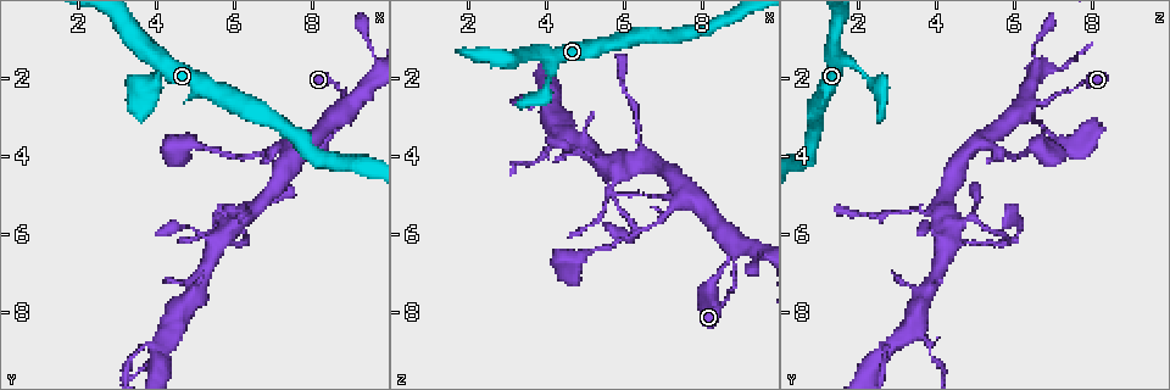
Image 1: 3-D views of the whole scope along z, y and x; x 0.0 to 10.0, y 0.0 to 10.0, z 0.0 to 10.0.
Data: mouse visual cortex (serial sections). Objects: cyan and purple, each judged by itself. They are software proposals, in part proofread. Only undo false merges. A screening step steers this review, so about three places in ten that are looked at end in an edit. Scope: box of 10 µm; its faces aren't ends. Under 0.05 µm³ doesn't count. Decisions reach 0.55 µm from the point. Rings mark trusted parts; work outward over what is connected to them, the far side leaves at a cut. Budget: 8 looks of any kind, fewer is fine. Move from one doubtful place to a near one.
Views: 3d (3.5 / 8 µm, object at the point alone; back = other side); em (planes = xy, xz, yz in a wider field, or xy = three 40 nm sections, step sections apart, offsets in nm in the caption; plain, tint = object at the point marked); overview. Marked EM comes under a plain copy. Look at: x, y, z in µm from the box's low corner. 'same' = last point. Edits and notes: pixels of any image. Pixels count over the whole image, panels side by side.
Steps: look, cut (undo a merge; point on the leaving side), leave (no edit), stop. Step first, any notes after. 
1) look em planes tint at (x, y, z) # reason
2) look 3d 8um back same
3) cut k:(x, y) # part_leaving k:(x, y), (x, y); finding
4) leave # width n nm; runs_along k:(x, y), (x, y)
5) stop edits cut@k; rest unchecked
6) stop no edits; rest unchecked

look 3d 3.5um at (8.80, 2.55, 6.35) # abrupt turn

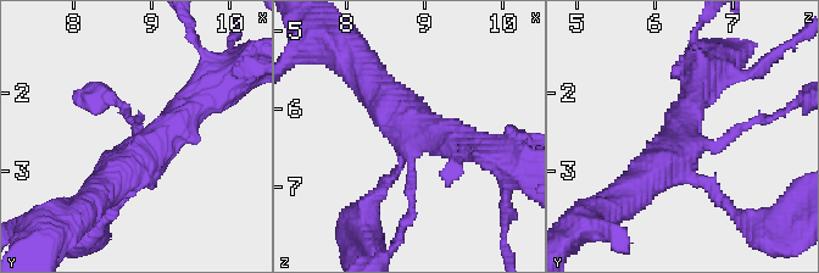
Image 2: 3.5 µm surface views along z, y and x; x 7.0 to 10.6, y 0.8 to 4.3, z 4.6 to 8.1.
look em xy step 3 tint at (8.90, 2.65, 6.40) # arms 4; arm_widths 100, 100, 400, 600 nm

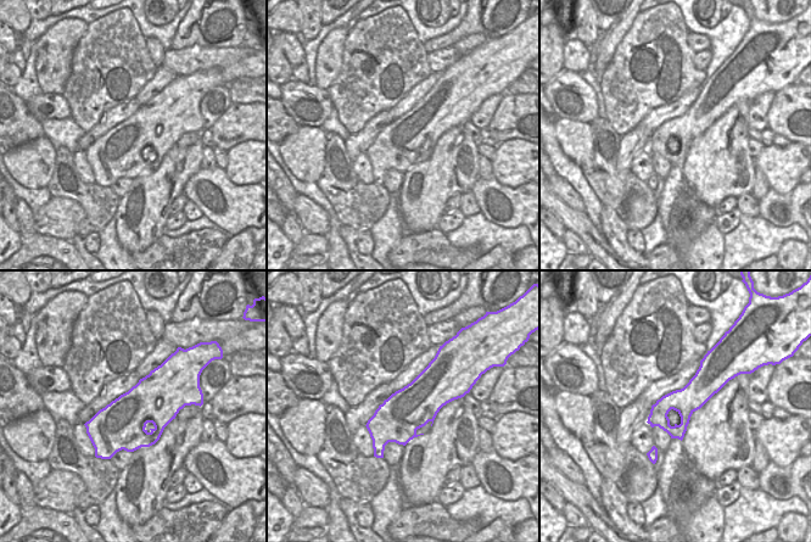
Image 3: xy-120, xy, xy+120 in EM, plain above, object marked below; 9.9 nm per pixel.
leave # runs_along 2:(762, 118), (725, 141), (687, 141), (634, 190); one cell here

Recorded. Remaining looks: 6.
look 3d 3.5um at (6.25, 5.40, 3.10) # a narrow waist

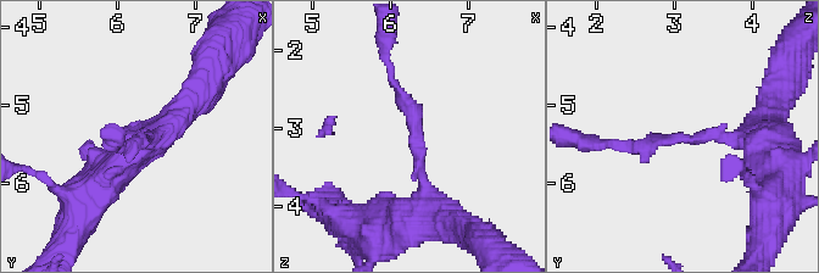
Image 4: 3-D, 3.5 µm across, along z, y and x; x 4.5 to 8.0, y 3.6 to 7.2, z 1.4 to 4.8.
look em xy step 2 tint at (6.30, 5.40, 3.15) # now the EM

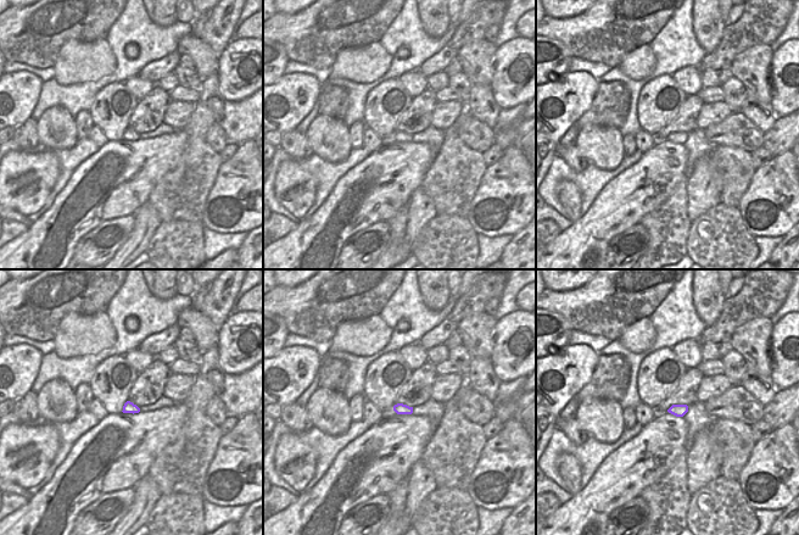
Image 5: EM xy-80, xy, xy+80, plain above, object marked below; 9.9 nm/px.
cut 4:(669, 140) # part_leaving 4:(717, 137), (611, 144); a second cell is stuck on

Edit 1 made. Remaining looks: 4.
stop edits cut@4; rest unchecked

